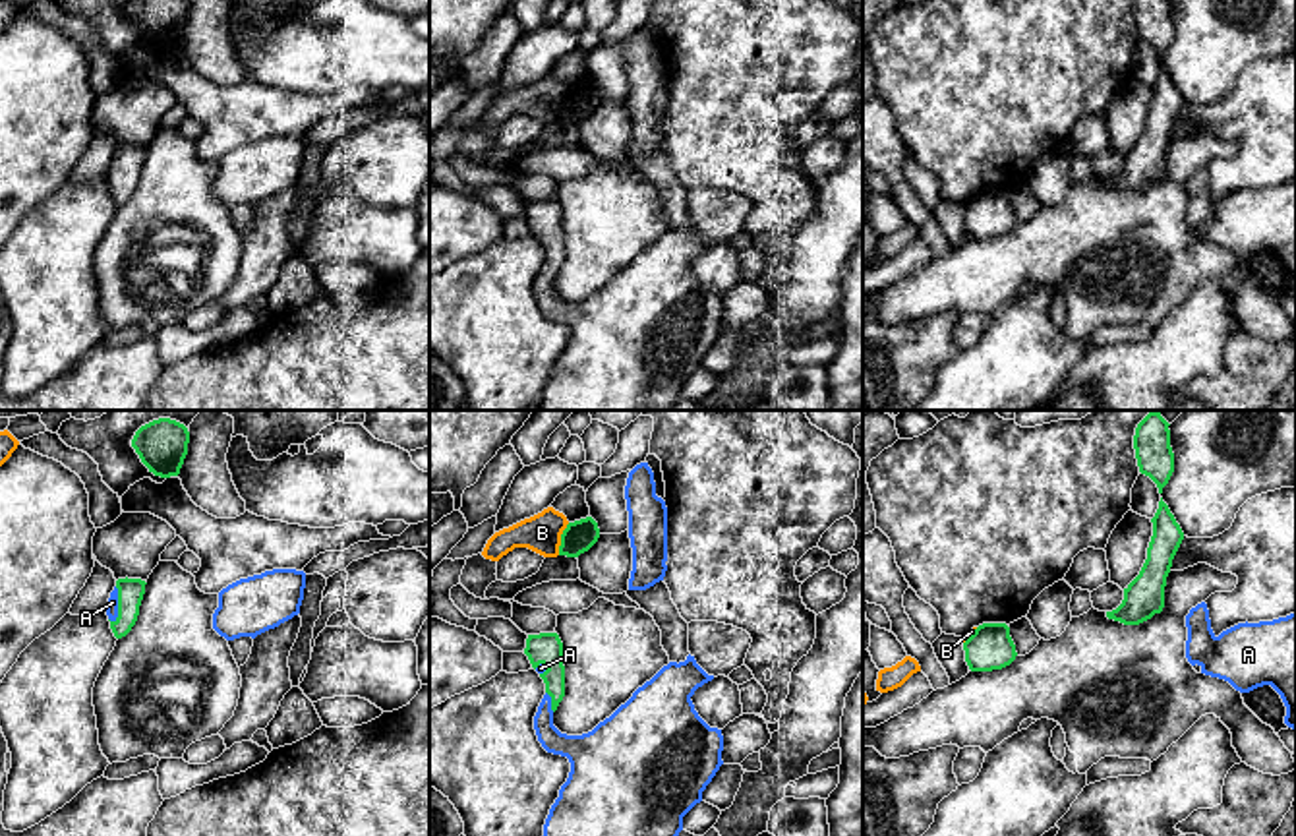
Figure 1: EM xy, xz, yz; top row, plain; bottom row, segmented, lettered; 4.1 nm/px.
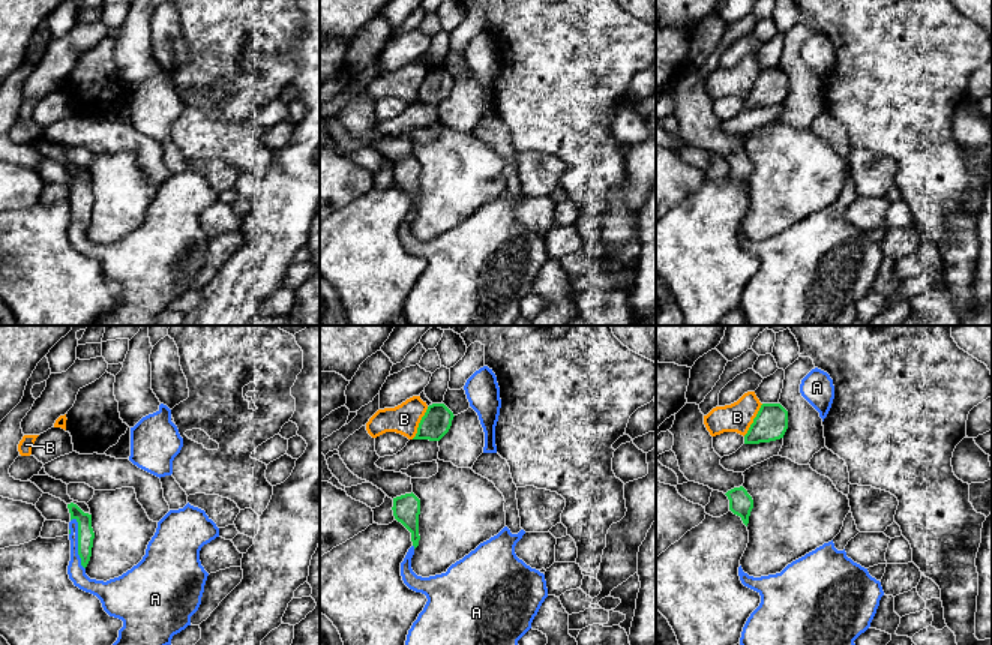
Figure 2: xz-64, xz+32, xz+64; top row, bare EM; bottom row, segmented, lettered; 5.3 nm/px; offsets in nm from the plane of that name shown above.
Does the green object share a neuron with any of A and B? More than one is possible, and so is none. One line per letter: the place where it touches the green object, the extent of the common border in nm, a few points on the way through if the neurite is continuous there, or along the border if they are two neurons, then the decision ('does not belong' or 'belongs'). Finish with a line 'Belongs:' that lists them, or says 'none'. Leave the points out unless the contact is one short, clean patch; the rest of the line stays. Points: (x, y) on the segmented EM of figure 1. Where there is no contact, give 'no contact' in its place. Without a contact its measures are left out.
A: meets green in xy at (118, 604); contact 150 nm long; runs through xy (130, 591), (118, 604), (113, 602); belongs
B: meets green in xz at (561, 538); contact 140 nm long; border along xz (569, 523), (561, 535), (558, 554); does not belong
Belongs: A

